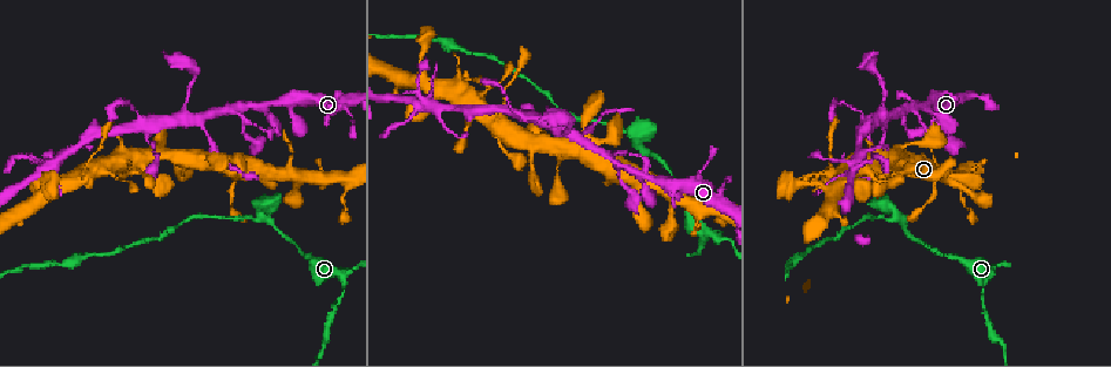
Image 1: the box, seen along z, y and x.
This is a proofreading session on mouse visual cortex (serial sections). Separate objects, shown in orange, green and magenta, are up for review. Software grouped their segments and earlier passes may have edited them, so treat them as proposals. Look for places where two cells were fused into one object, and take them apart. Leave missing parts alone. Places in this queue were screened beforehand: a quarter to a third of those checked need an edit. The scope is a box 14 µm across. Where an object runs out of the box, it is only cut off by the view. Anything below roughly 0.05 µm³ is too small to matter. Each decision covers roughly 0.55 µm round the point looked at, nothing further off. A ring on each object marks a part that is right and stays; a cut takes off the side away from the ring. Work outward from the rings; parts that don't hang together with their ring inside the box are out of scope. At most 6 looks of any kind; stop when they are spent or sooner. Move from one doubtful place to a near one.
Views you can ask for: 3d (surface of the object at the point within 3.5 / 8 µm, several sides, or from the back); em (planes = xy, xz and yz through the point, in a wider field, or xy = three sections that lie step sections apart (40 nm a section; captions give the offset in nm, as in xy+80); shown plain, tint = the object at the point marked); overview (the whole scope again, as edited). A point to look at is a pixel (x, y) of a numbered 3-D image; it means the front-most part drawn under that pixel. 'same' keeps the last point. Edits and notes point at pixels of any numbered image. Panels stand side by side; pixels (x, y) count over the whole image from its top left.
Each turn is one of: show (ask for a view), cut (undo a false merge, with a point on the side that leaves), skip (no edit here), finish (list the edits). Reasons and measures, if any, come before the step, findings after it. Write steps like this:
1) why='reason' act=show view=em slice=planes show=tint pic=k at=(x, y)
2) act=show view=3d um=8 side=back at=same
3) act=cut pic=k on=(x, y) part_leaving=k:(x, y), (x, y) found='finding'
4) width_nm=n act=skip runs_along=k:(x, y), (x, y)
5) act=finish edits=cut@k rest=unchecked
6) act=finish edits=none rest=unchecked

why='sudden change in width' act=show view=3d um=3.5 pic=1 at=(241, 111)

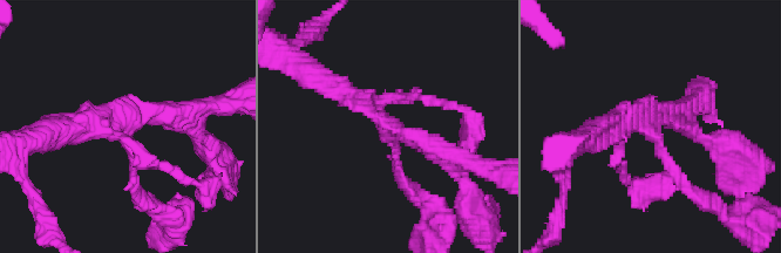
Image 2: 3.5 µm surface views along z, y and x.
arms=4 arm_widths_nm=150,150,250,300 why='shape alone is not enough' act=show view=em slice=planes show=tint pic=2 at=(130, 123)

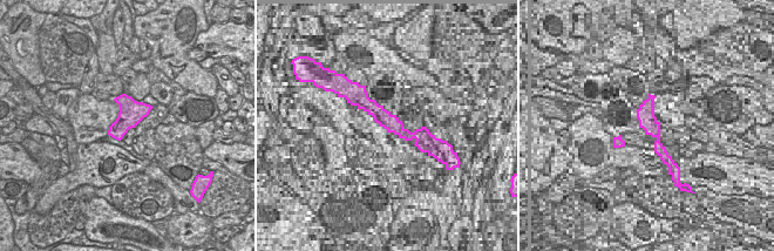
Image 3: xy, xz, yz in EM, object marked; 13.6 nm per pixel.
act=show view=em slice=xy step=1 show=tint at=same

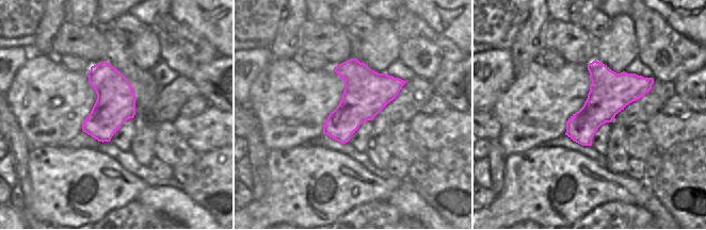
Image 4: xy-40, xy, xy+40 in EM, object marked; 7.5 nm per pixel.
act=skip runs_along=2:(462, 159), (394, 129), (330, 81) found='one cell here'

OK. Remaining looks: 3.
why='sudden change in width' act=show view=3d um=3.5 side=back pic=1 at=(886, 130)

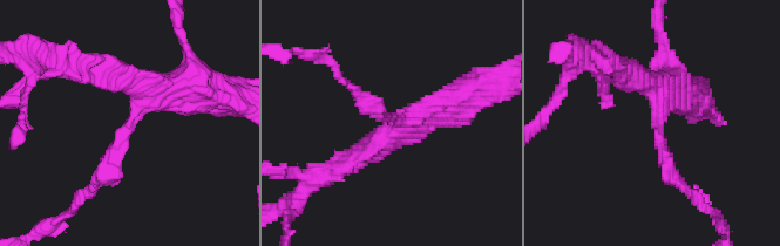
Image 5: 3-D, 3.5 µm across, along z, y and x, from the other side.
act=show view=em slice=xy step=2 show=tint pic=5 at=(395, 116)

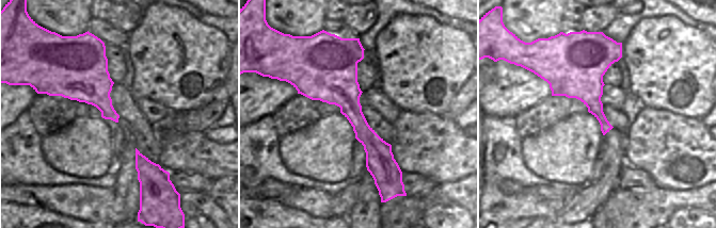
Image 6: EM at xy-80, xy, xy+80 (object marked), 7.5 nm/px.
arm_widths_nm=200,350 act=cut pic=5 on=(666, 165) part_leaving=5:(658, 134), (667, 170), (712, 213) found='a second cell is stuck on'

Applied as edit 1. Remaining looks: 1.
act=finish edits=cut@5 rest=unchecked

